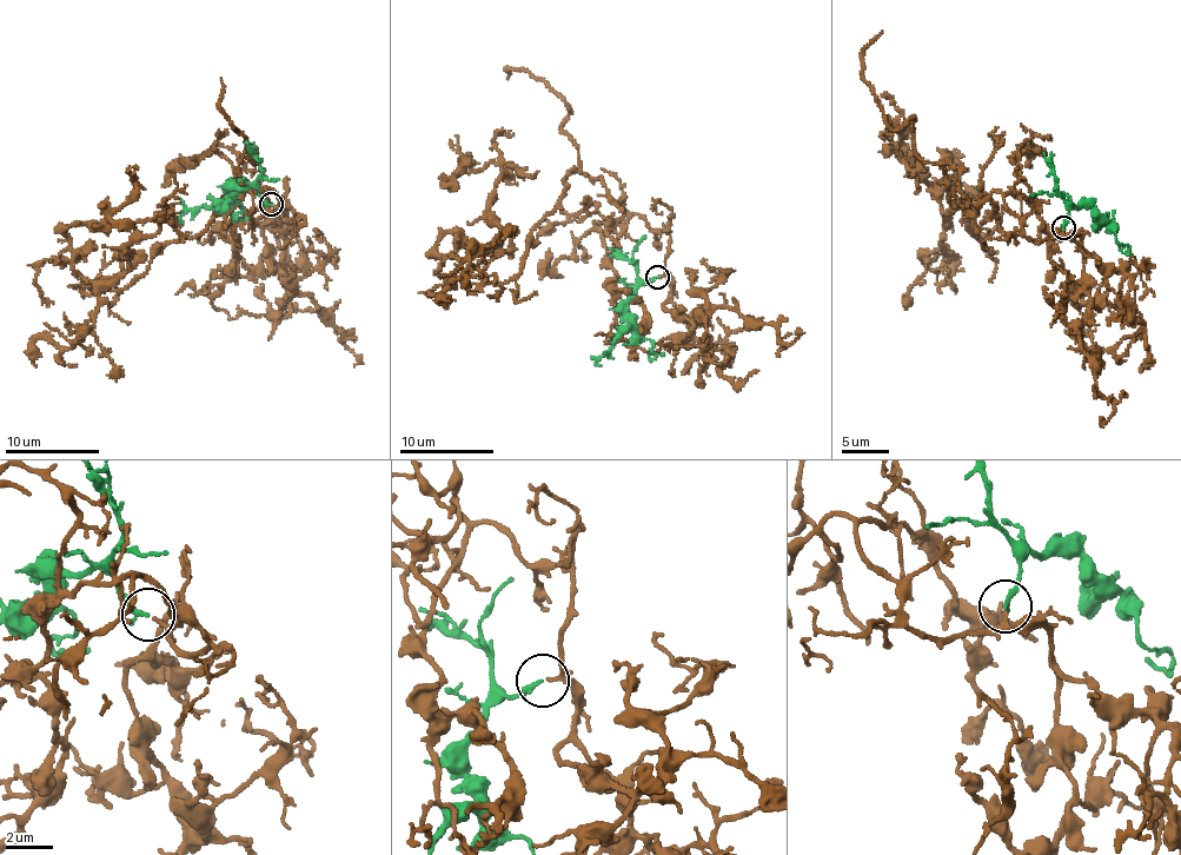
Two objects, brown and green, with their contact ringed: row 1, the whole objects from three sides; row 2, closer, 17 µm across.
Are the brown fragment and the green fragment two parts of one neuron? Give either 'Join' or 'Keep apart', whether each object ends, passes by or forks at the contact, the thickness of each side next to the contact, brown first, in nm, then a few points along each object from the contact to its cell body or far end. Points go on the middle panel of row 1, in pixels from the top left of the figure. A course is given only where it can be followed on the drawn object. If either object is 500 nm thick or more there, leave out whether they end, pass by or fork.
Join. At the ring brown passes by. At the ring green ends. Thickness 150 nm (brown) against 200 nm. Course of brown: (658, 276), (670, 237), (571, 170), (491, 283), (505, 172), (453, 177), (455, 136). Course of green: (658, 277), (641, 285), (628, 304), (630, 326), (619, 331), (597, 364), (601, 365)

